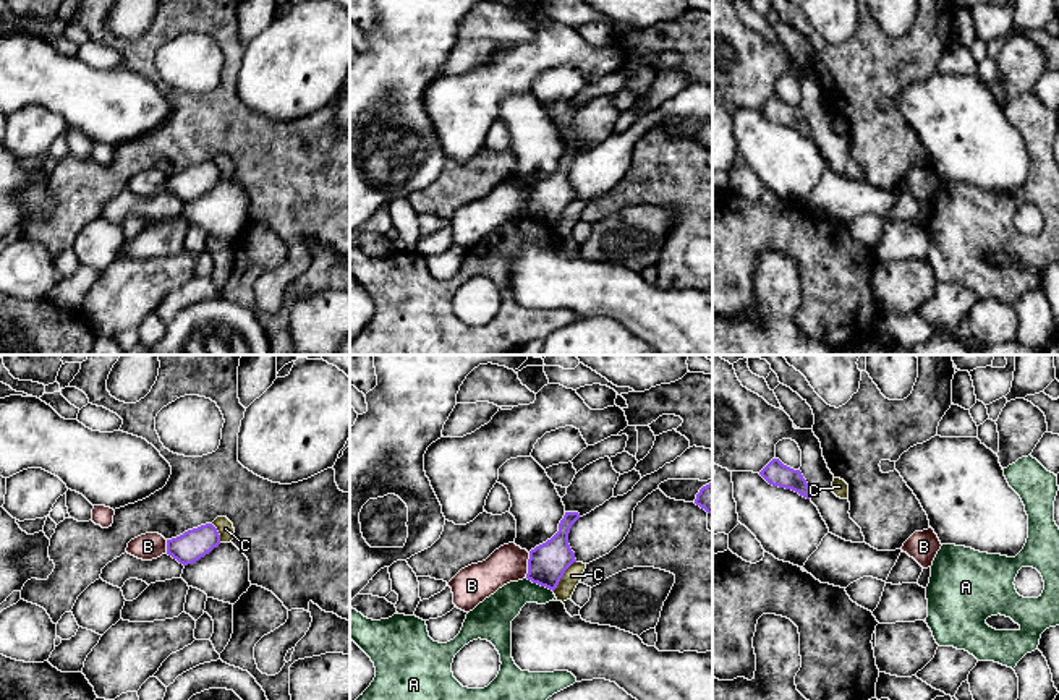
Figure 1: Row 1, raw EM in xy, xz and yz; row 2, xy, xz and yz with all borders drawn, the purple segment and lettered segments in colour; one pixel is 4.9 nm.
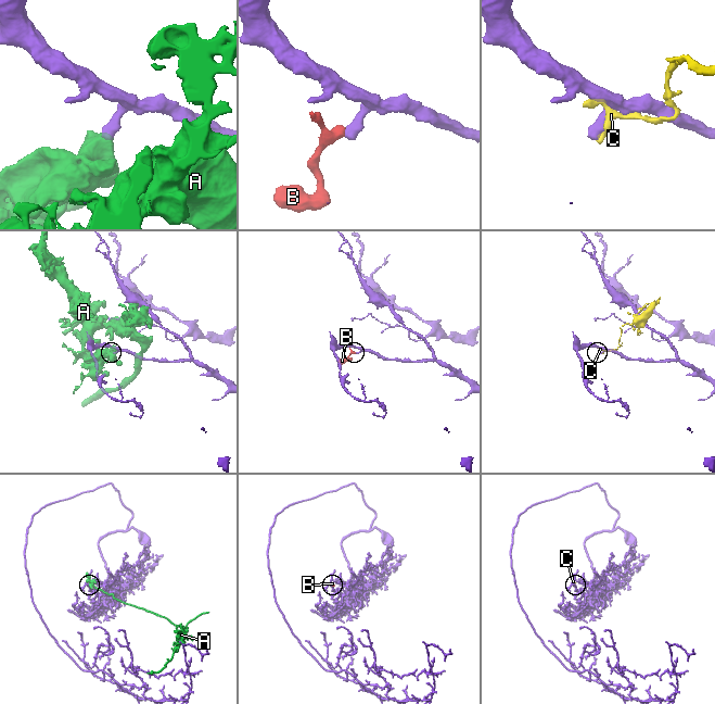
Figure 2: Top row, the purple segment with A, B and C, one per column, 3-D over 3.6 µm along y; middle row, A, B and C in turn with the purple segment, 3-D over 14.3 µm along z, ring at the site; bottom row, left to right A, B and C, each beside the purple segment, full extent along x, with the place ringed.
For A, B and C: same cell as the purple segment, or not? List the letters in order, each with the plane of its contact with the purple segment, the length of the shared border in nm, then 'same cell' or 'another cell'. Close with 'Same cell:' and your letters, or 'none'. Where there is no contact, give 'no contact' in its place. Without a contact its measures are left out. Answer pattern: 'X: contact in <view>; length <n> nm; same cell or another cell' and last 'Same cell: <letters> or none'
A: contact in xz; length 150 nm; another cell
B: contact in xz; length 130 nm; another cell
C: contact in xz; length 190 nm; another cell
Same cell: none

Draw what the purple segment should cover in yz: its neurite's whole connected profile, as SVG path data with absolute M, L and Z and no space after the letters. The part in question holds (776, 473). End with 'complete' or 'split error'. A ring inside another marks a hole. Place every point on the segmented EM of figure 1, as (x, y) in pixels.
M772 459L759 475L772 486L792 489L810 499L810 488L800 470L784 465L779 459Z; complete

